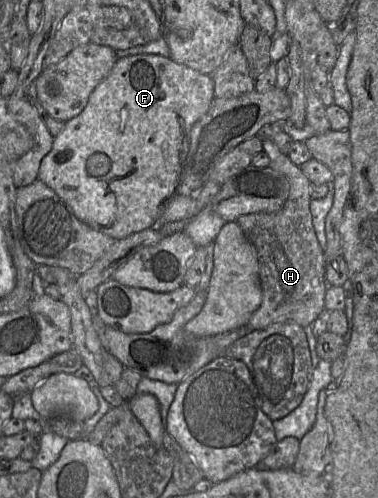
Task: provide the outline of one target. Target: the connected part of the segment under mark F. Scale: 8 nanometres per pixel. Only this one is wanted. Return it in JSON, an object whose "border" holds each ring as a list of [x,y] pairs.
{"border":[[[134,55],[120,58],[108,76],[91,93],[84,110],[78,116],[66,122],[63,131],[54,137],[51,151],[40,163],[38,179],[63,199],[81,222],[115,240],[121,240],[134,233],[153,228],[179,192],[183,168],[190,148],[191,130],[208,112],[214,98],[214,82],[211,76],[179,64],[171,58],[161,55]]]}

